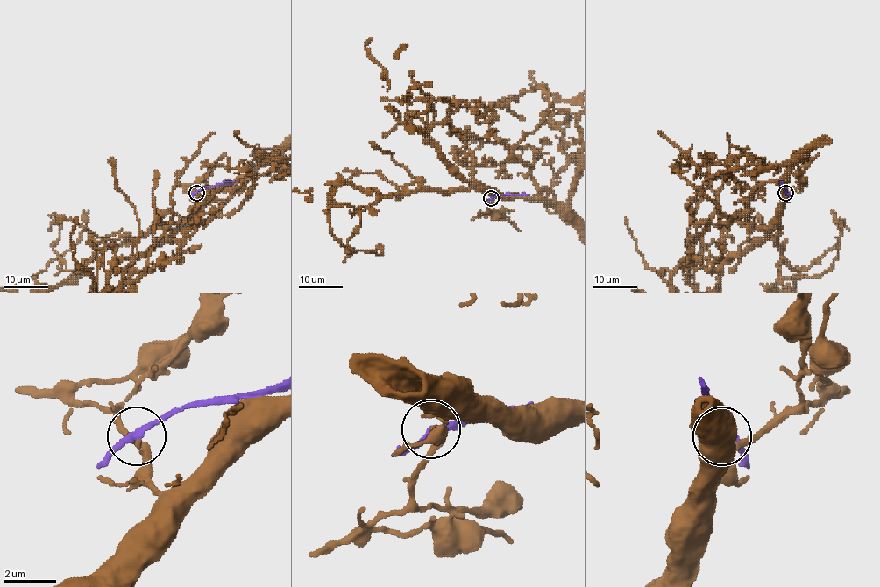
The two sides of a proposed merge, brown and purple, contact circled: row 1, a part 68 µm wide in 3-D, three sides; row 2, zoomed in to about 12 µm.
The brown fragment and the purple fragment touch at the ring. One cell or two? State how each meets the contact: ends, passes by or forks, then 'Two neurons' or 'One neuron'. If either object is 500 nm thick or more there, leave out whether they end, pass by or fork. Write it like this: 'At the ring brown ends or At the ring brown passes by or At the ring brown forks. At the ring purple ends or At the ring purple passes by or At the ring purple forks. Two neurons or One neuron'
At the ring brown passes by. At the ring purple passes by. Two neurons

